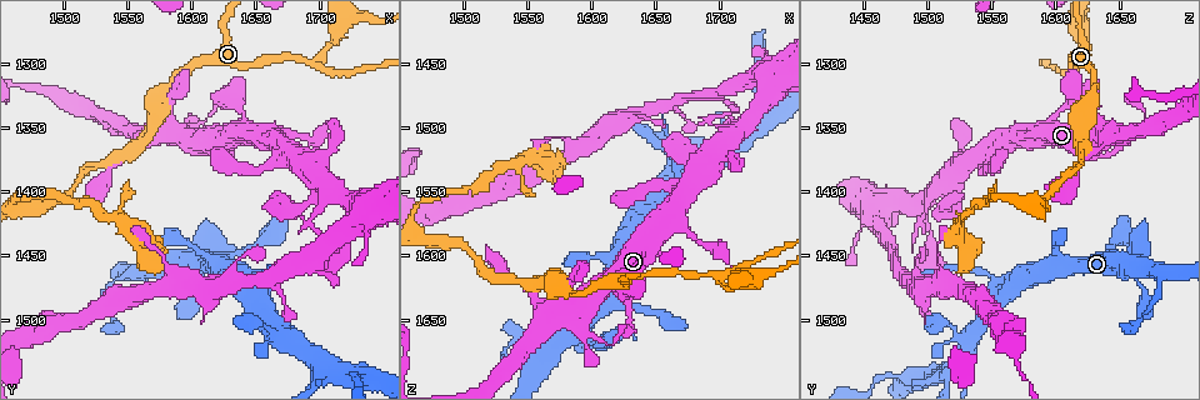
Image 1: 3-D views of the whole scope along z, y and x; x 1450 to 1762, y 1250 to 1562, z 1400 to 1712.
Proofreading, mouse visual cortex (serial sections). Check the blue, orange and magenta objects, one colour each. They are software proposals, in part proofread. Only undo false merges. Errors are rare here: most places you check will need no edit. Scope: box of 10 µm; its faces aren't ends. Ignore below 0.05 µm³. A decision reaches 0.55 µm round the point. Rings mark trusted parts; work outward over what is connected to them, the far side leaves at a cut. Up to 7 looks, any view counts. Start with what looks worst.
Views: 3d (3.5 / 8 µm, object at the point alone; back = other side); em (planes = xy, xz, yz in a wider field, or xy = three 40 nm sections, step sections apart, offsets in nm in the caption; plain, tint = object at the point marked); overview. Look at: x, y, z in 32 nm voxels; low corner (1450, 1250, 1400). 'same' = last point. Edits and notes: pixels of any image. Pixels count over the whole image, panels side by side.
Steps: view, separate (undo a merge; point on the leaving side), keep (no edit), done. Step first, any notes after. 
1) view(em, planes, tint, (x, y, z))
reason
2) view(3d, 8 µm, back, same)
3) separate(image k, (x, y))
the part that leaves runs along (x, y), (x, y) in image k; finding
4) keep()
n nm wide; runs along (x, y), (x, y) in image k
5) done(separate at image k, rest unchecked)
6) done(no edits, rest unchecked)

view(3d, 3.5 µm, back, (1694, 1300, 1616))
arms part here

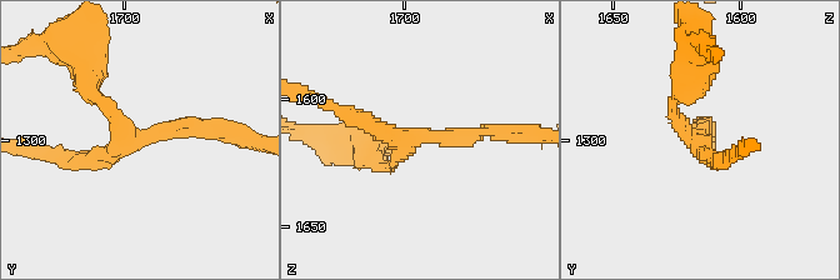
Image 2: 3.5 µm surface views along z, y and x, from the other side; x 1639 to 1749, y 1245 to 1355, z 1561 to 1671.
view(em, xy, step 1, tint, (1695, 1298, 1617))
3 arms; arms of 150, 200, 200 nm

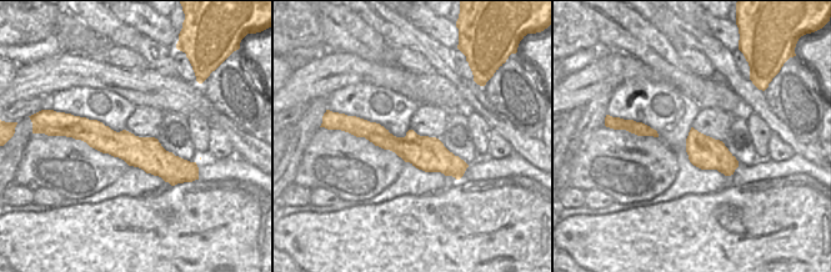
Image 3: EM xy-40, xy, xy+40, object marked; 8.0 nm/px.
keep()
runs along (213, 129), (129, 136), (86, 83) in image 2; continuous, no second cell

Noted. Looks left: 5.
view(3d, 3.5 µm, (1562, 1446, 1534))
abrupt turn

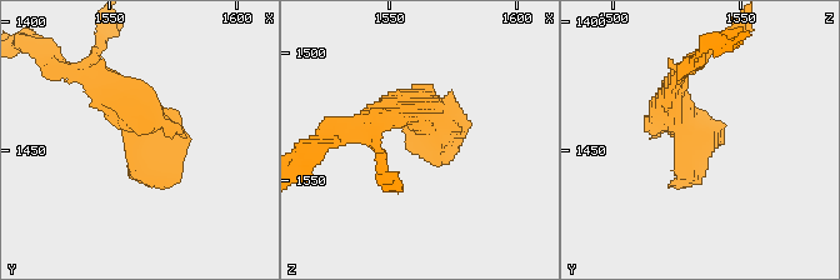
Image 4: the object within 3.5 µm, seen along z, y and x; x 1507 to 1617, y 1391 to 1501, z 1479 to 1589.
view(em, xy, step 2, plain, (1566, 1448, 1534))
need the tissue

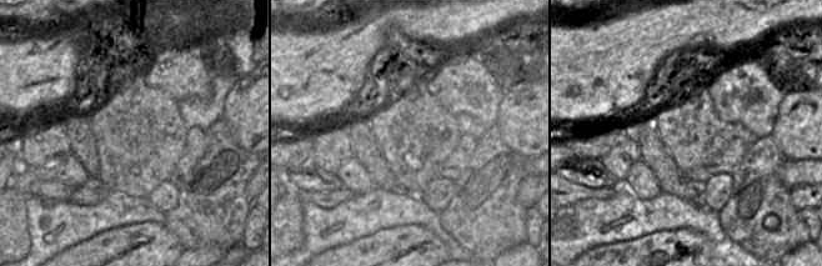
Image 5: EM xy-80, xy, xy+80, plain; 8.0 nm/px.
view(em, xy, step 2, tint, same)

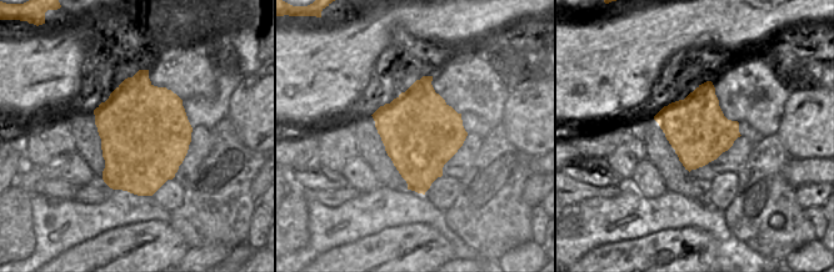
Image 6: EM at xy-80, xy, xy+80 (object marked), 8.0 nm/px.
keep()
all the same cell

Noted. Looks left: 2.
view(3d, 3.5 µm, (1728, 1544, 1470))
calibre changes

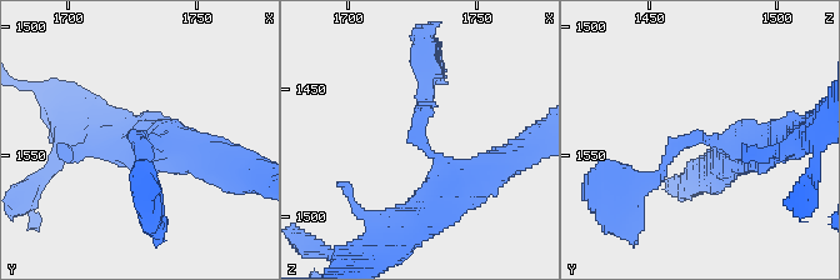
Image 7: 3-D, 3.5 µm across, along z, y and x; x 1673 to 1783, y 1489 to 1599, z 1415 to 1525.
keep()
arms of 150, 500 nm; runs along (431, 209), (448, 166), (420, 141), (424, 78) in image 7; one cell here

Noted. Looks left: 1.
done(no edits, rest unchecked)

